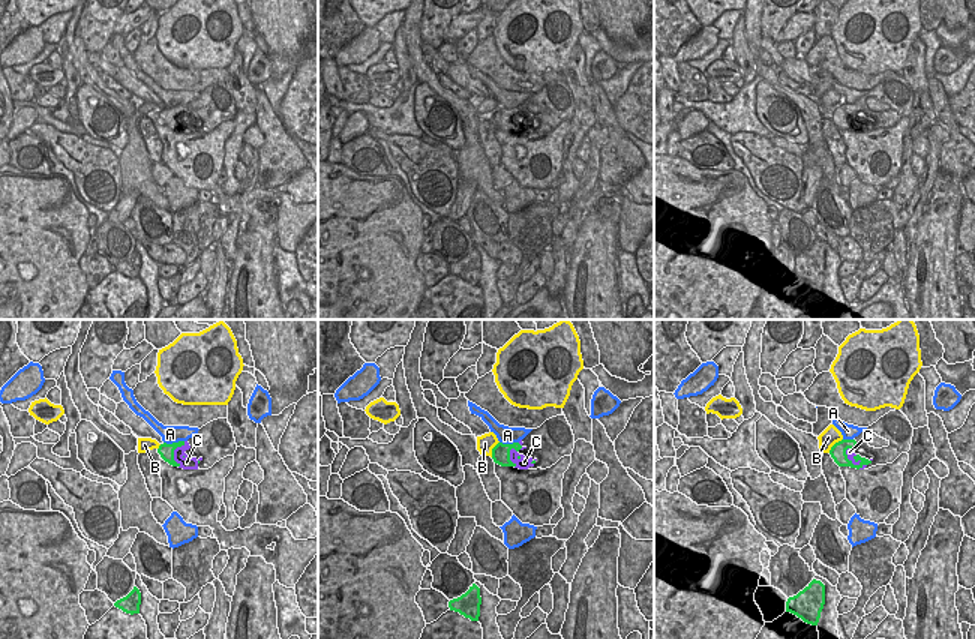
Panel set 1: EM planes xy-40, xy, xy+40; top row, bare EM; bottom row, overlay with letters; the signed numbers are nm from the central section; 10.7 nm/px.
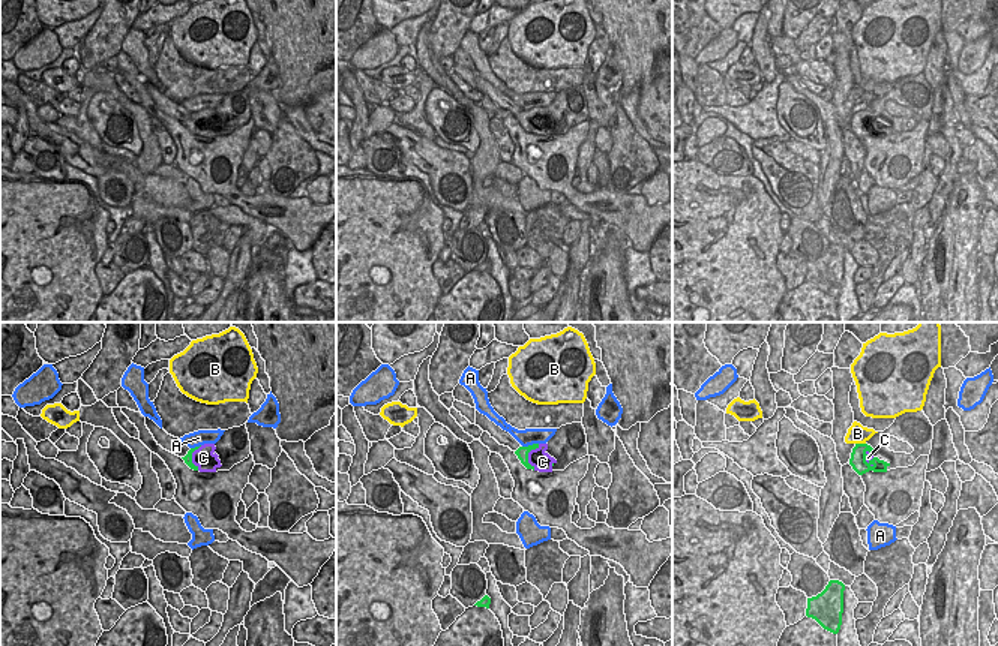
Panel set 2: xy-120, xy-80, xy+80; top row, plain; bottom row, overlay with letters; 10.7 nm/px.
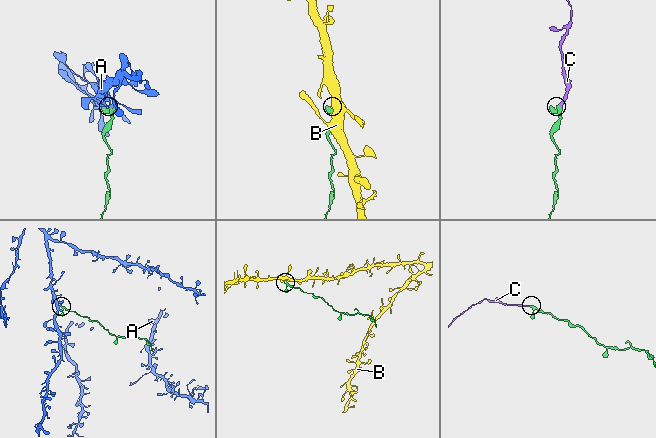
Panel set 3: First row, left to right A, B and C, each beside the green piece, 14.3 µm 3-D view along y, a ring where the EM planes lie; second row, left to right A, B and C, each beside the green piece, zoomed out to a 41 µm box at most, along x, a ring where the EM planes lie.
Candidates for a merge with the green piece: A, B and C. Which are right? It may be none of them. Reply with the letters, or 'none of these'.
C

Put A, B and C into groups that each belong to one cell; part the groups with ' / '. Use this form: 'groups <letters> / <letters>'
groups A / B / C

